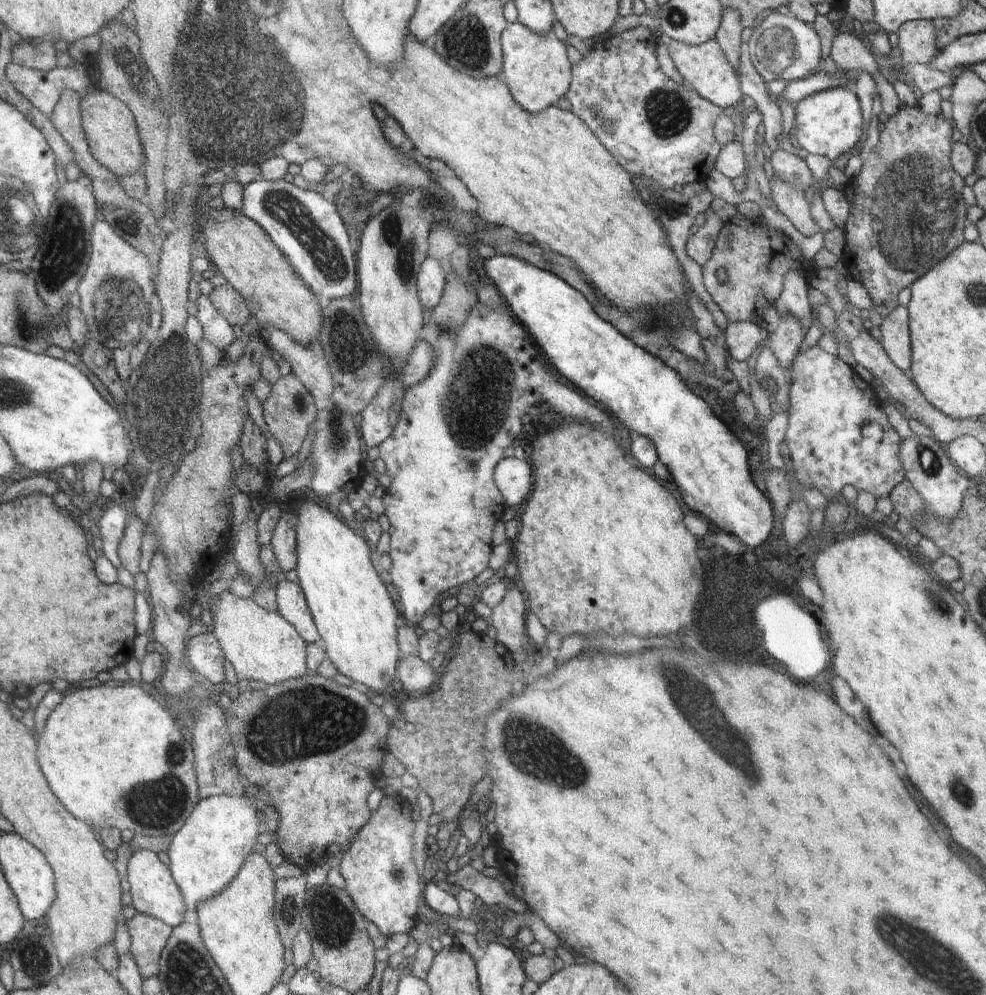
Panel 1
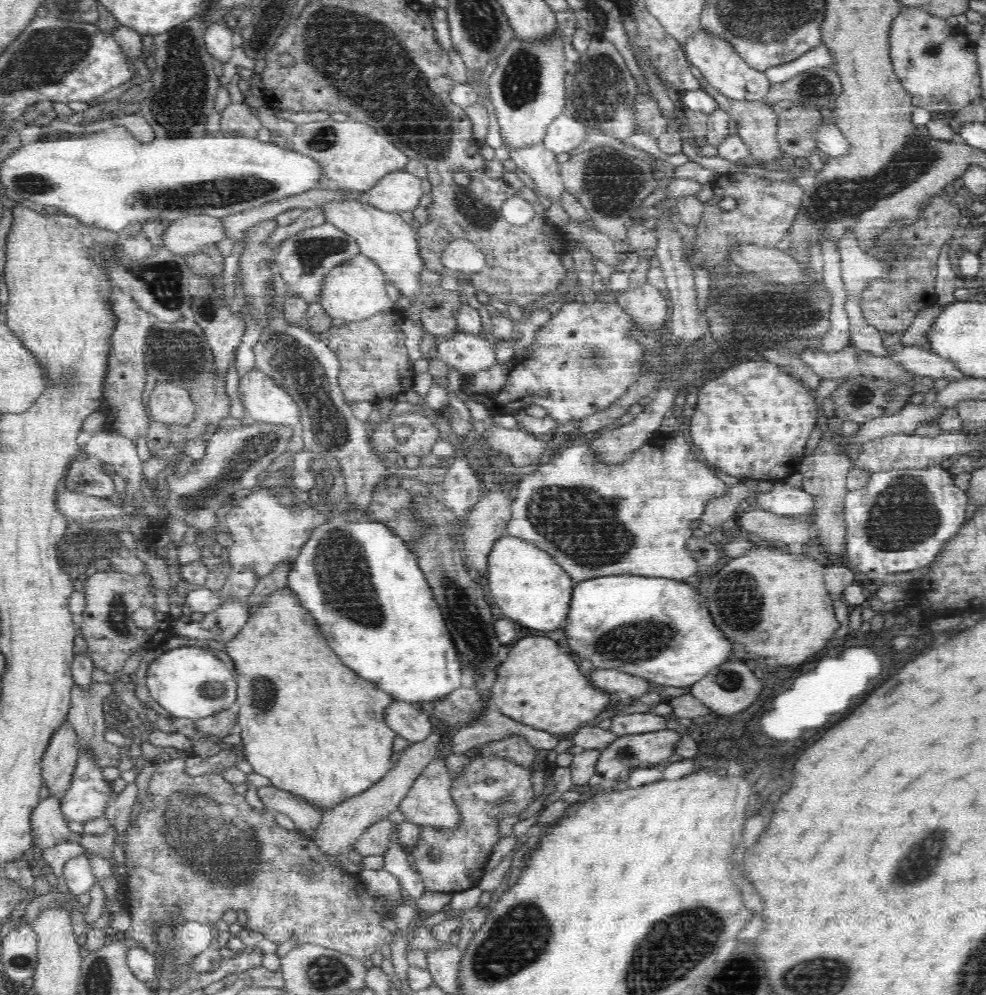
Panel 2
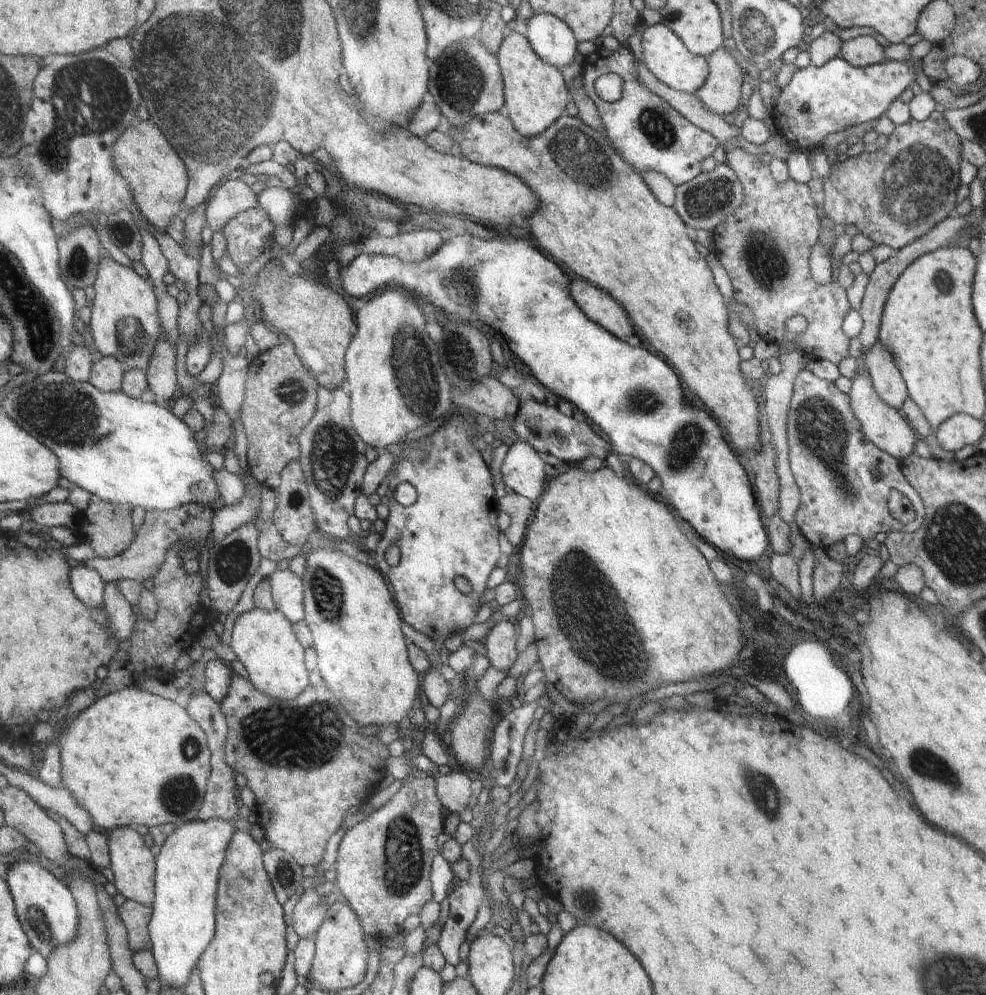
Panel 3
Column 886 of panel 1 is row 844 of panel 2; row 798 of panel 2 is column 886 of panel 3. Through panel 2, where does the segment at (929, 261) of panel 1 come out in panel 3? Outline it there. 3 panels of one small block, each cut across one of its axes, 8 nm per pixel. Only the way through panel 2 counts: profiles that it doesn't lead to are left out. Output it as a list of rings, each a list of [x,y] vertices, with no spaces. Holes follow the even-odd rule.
[[[939,109],[930,114],[930,117],[924,121],[908,120],[906,124],[896,126],[896,130],[888,136],[888,144],[878,148],[876,152],[864,152],[860,154],[858,158],[850,158],[842,164],[842,170],[838,174],[832,174],[828,179],[822,179],[822,188],[824,192],[824,210],[826,214],[830,216],[830,220],[834,222],[834,225],[840,229],[843,229],[846,225],[854,225],[860,229],[860,233],[868,237],[874,242],[878,242],[880,245],[888,245],[890,248],[903,248],[915,242],[918,238],[922,238],[924,234],[927,234],[942,220],[955,214],[955,208],[960,206],[960,186],[964,186],[964,156],[963,146],[964,140],[959,138],[958,132],[950,126],[946,120],[946,116],[942,114],[942,109]]]

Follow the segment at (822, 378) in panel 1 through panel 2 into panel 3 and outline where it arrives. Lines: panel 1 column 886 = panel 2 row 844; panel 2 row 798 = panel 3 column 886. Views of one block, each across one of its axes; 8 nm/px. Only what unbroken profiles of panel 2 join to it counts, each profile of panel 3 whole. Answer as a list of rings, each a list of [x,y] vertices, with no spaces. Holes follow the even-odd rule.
[[[804,369],[796,376],[792,399],[788,404],[786,432],[789,464],[801,495],[800,508],[794,516],[794,522],[813,548],[826,551],[830,546],[844,542],[850,534],[858,535],[864,547],[864,544],[878,533],[902,531],[910,534],[922,527],[926,514],[923,500],[920,499],[919,492],[907,482],[907,478],[904,478],[902,463],[864,438],[863,428],[852,412],[848,394],[842,394],[831,381],[816,378],[812,372]],[[892,489],[898,489],[912,502],[916,510],[914,522],[902,524],[890,516],[888,500]]]

